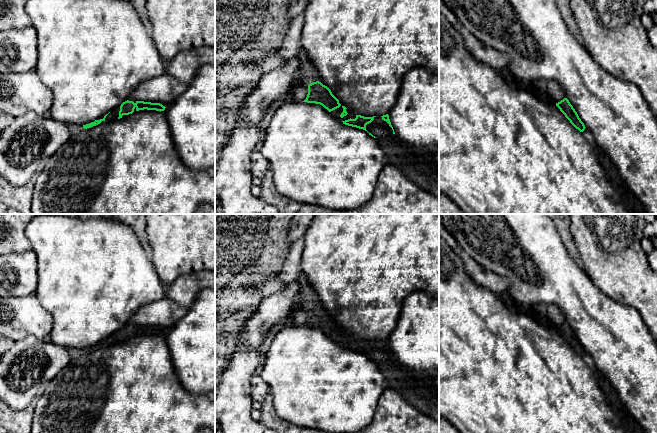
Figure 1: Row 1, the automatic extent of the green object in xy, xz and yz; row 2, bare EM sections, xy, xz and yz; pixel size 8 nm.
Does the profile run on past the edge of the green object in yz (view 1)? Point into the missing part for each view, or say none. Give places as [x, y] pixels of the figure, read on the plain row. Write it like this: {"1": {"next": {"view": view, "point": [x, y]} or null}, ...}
{"1": {"next": null}}

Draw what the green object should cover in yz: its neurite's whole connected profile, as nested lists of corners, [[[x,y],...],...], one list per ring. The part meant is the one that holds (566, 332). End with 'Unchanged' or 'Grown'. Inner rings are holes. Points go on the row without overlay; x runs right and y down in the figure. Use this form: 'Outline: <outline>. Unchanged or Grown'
Outline: [[[564,322],[560,326],[556,327],[556,330],[576,353],[578,353],[580,356],[585,354],[586,351],[584,347],[581,345],[577,336],[567,322]]]. Unchanged

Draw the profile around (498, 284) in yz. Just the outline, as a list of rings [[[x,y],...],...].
[[[461,249],[457,254],[461,258],[467,273],[472,277],[476,284],[497,295],[508,292],[510,280],[507,277],[483,268]]]

